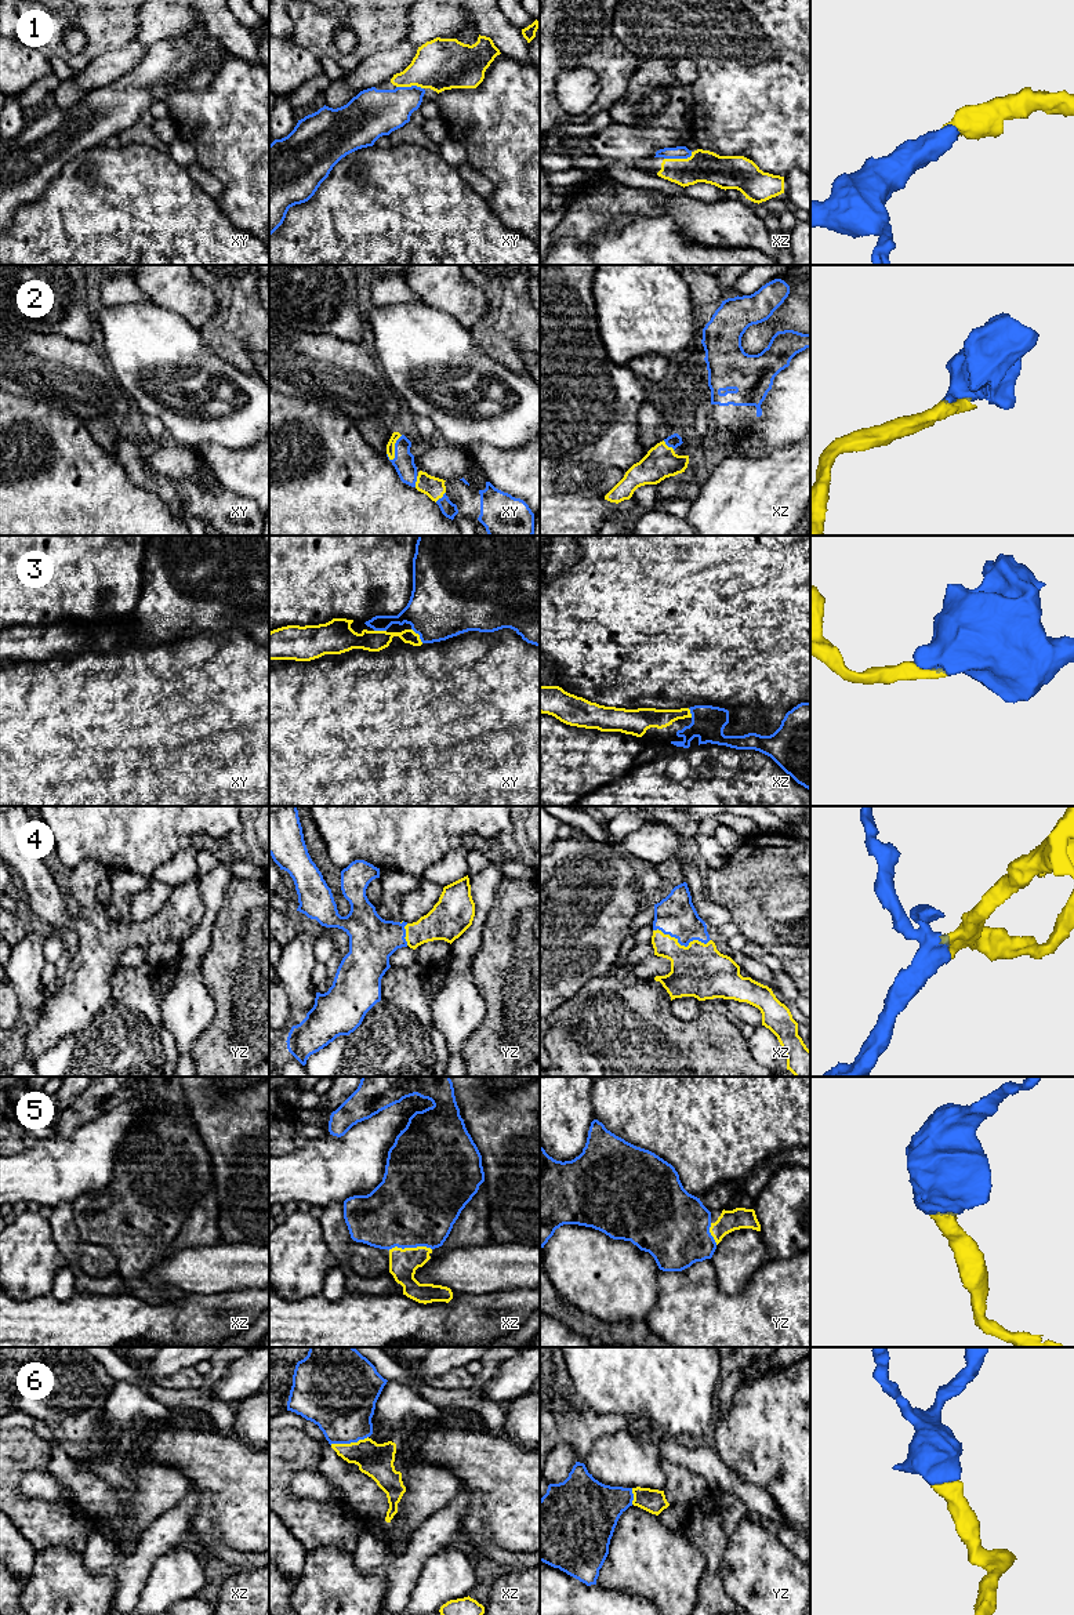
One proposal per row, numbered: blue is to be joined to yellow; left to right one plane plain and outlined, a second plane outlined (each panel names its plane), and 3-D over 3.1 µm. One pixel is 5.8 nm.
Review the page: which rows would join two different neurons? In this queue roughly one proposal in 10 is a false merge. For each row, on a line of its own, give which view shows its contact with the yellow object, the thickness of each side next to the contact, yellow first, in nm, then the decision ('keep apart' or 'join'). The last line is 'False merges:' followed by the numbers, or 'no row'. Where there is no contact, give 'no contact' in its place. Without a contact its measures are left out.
1: xz | 190/80 nm | join
2: xy | 50/120 nm | join
3: xy | 120/400 nm | join
4: xz | 320/240 nm | join
5: xz | 160/460 nm | join
6: xz | 200/380 nm | join
False merges: no row

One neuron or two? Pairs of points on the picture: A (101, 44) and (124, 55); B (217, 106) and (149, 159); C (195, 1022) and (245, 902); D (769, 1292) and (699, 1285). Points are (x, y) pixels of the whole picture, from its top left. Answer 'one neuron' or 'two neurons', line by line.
A: two neurons
B: two neurons
C: two neurons
D: one neuron

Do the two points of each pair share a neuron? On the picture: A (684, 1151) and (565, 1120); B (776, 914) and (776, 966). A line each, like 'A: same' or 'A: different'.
A: different
B: different

